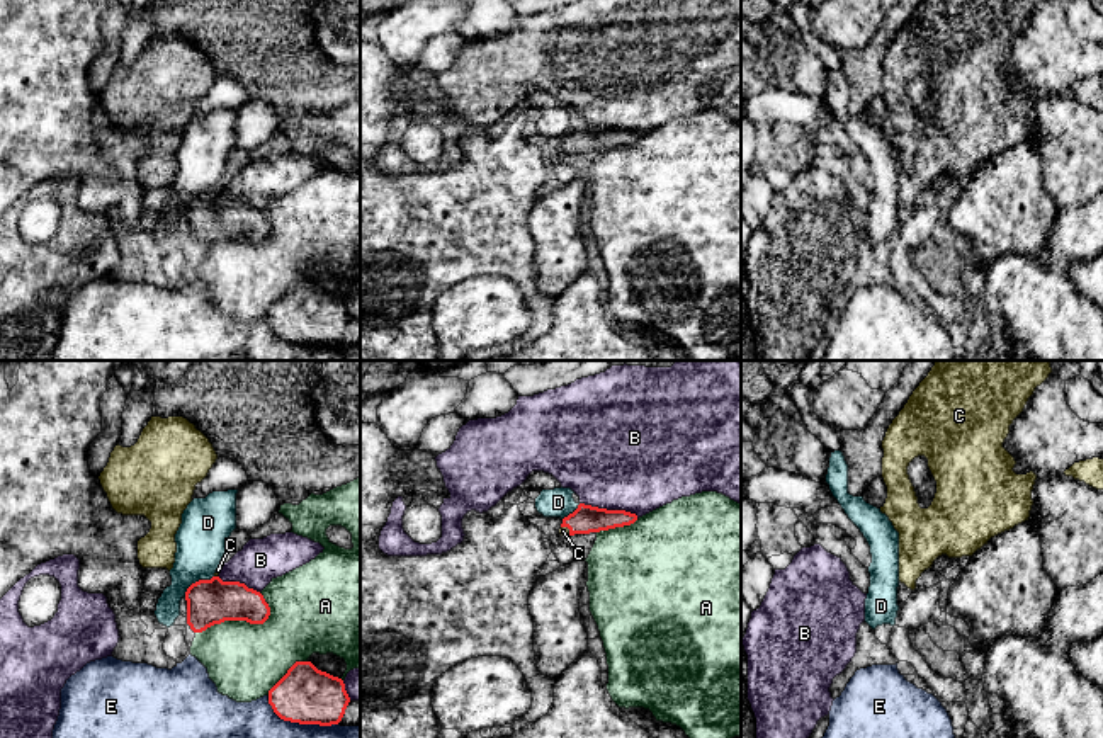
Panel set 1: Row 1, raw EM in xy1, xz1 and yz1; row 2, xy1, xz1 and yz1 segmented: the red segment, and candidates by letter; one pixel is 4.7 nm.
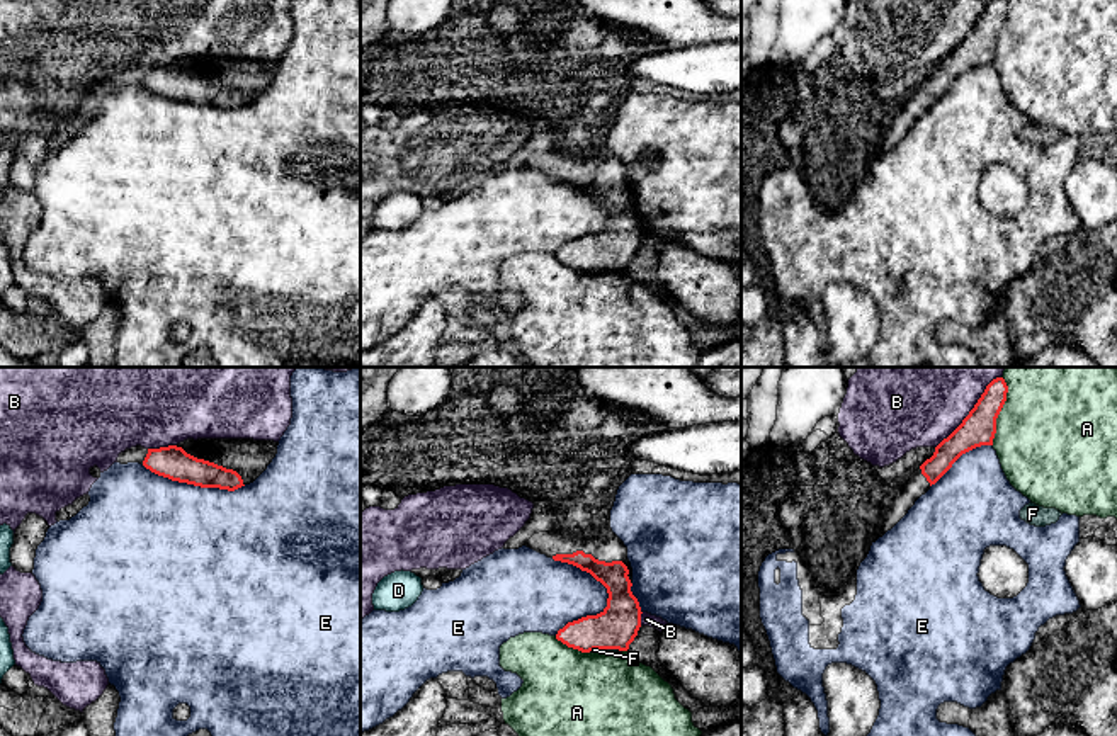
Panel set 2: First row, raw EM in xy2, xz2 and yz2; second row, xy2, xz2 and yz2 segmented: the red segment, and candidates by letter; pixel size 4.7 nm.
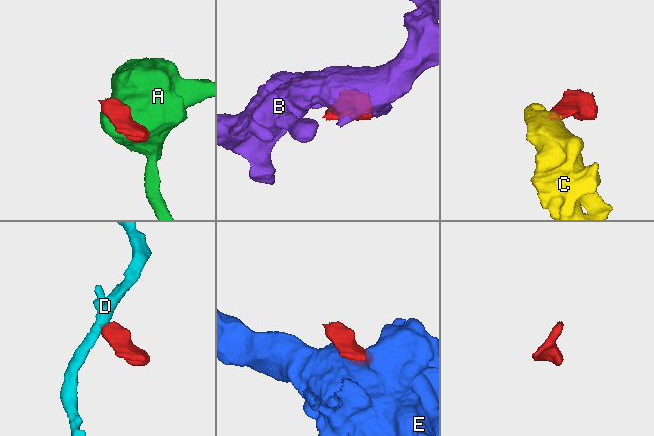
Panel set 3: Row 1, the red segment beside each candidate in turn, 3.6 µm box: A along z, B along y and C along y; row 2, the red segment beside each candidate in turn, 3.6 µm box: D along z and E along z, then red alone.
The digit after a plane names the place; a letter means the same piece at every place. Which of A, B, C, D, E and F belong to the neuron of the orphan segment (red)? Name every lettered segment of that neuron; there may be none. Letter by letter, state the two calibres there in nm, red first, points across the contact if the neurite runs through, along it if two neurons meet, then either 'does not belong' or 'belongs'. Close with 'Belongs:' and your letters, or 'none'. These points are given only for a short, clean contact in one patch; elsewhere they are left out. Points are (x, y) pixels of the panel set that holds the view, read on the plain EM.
A: 220/360 nm | does not belong
B: 160/320 nm | does not belong
C: 140/50 nm | across xz1 (585, 138), (568, 147), (563, 150) | belongs
D: 220/240 nm | along xy1 (213, 194), (196, 199), (184, 215) | does not belong
E: 200/300 nm | does not belong
F: 200/20 nm | across xz2 (616, 247), (604, 259), (604, 267), (594, 269) | belongs
Belongs: C, F

